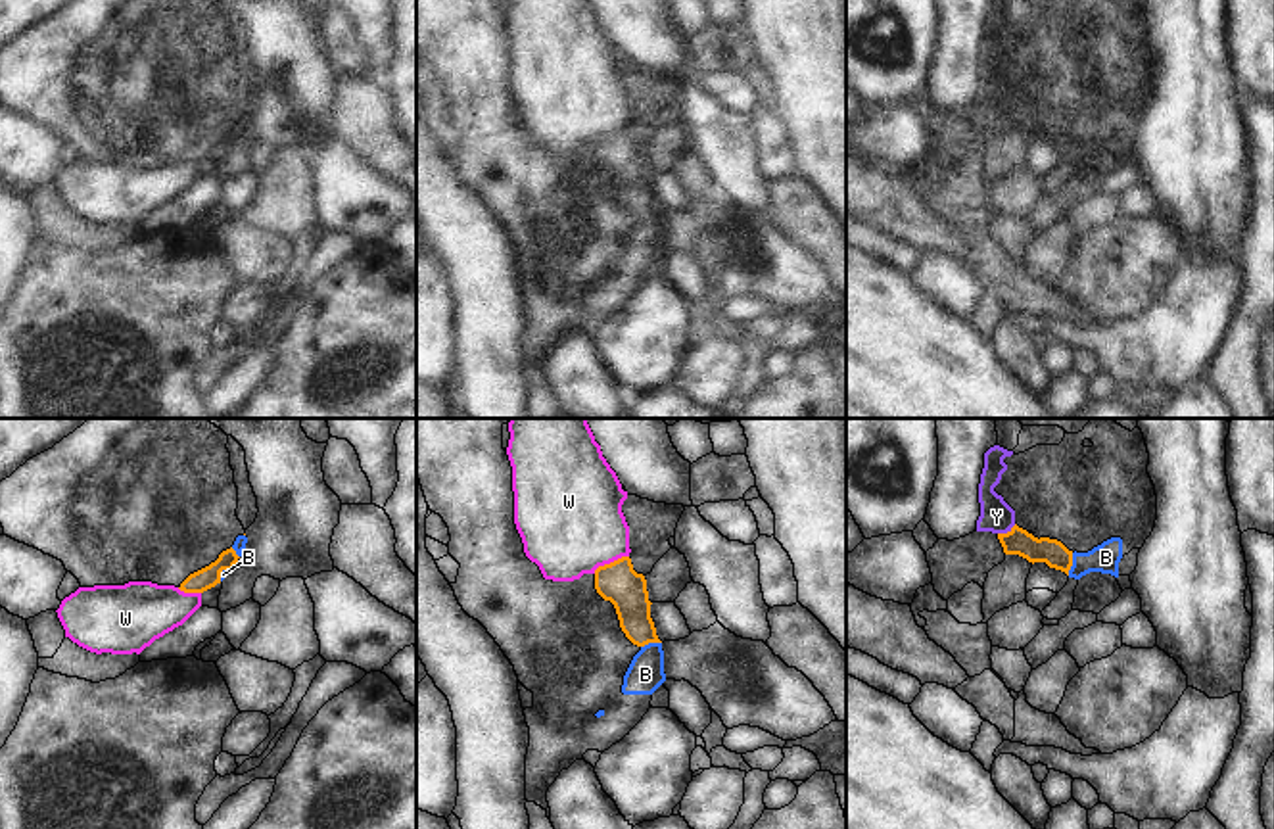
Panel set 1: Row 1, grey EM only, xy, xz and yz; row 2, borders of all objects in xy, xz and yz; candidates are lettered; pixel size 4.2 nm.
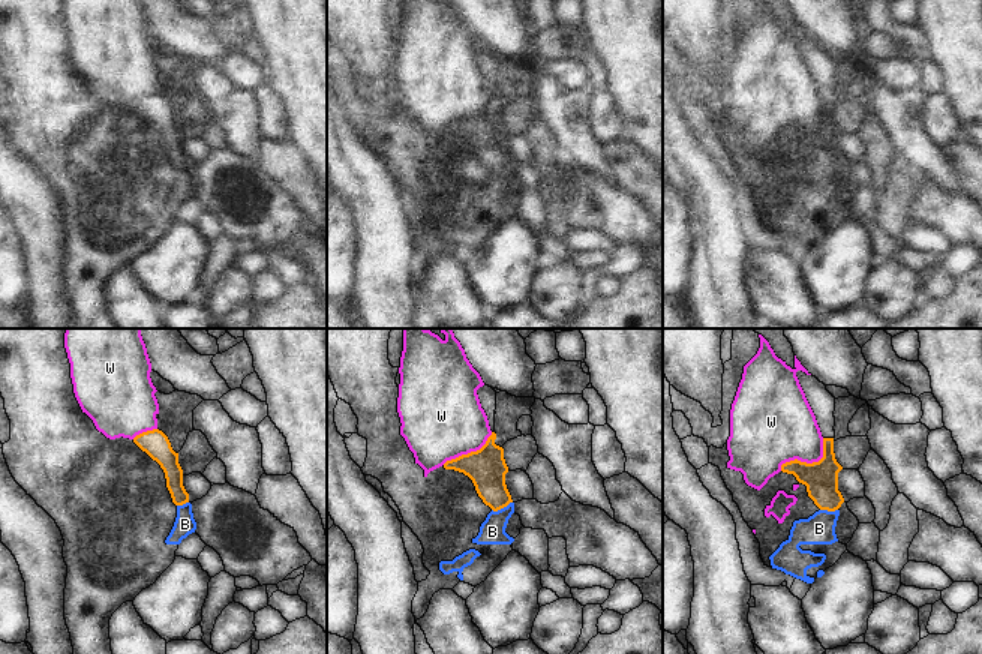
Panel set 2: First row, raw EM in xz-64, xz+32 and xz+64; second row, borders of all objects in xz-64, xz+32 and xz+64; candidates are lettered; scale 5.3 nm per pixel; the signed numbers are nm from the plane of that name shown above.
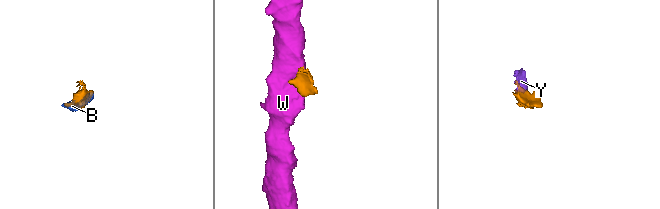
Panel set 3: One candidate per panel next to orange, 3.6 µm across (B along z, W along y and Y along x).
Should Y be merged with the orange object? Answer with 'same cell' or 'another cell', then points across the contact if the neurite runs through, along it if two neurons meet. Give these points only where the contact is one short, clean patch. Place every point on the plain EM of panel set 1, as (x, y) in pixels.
another cell; border yz (1015, 94), (998, 104)

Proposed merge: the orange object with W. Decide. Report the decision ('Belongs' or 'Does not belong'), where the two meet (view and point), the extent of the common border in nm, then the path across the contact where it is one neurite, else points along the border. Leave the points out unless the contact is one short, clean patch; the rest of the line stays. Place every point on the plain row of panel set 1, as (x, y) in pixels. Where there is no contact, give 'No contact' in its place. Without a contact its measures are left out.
Belongs. Touches orange at xz (611, 133). Shared border 170 nm

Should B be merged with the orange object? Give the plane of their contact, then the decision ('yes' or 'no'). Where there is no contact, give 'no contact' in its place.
meets orange in yz; no

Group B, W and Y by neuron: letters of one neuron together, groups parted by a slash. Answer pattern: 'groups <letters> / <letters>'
groups B Y / W

